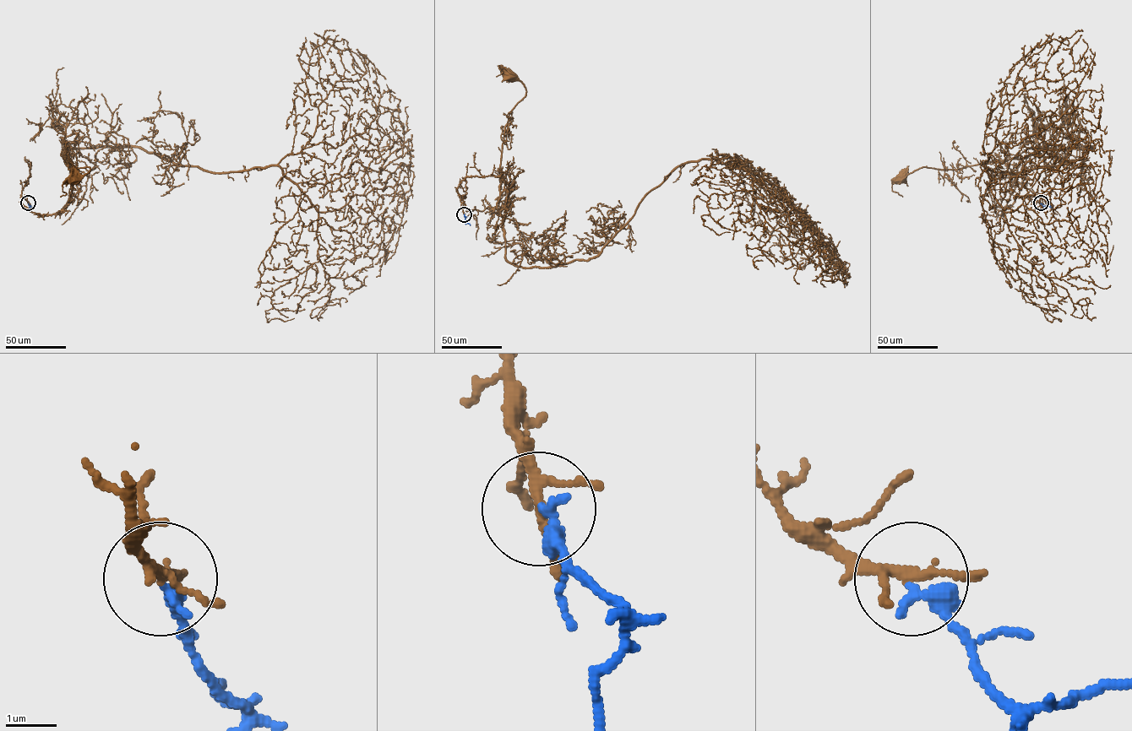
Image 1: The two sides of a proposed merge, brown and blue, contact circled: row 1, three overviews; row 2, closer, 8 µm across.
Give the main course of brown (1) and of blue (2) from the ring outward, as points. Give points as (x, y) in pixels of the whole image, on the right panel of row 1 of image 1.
1: (1041, 203), (1018, 196), (1002, 213), (1014, 188), (1016, 165), (1004, 161), (958, 169), (922, 167), (903, 179)
2: (1041, 203), (1052, 208)

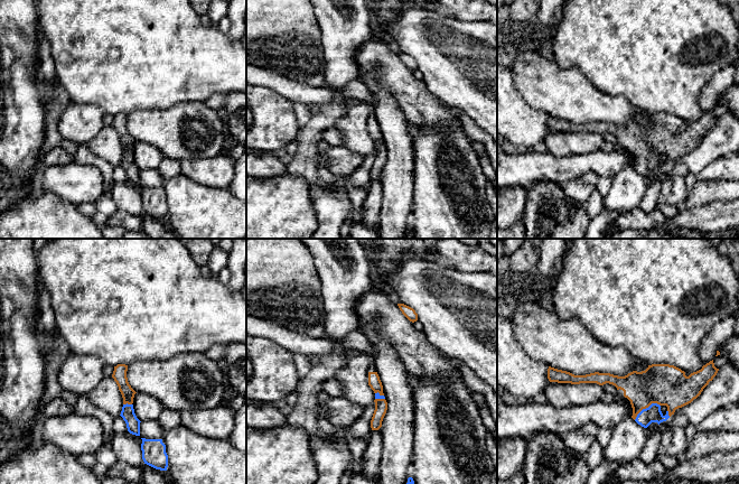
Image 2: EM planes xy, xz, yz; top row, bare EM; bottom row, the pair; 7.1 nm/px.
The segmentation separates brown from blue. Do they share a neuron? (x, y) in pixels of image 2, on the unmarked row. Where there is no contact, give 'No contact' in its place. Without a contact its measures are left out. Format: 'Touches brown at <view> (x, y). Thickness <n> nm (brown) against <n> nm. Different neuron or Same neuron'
Touches brown at yz (646, 156). Thickness 300 nm (brown) against 120 nm. Same neuron

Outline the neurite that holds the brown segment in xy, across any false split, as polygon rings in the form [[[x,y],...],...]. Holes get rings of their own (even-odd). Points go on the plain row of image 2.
[[[118,113],[114,115],[112,127],[116,131],[123,147],[123,156],[121,166],[127,173],[128,180],[132,184],[140,185],[140,169],[137,167],[133,158],[133,147],[137,142],[128,131],[127,127],[128,114]]]

